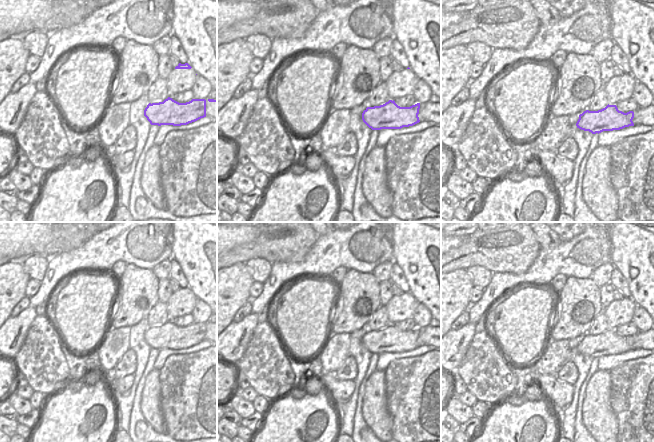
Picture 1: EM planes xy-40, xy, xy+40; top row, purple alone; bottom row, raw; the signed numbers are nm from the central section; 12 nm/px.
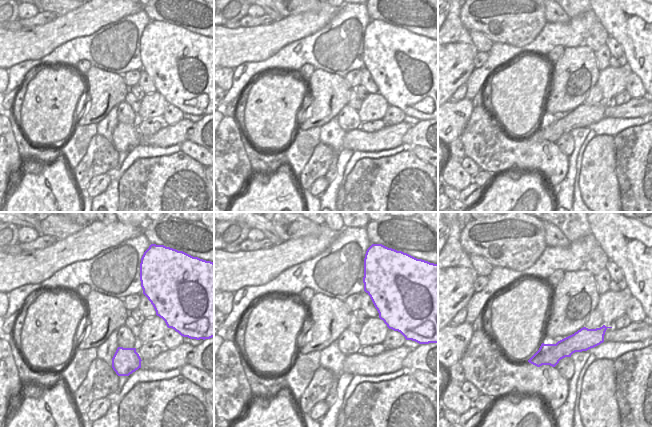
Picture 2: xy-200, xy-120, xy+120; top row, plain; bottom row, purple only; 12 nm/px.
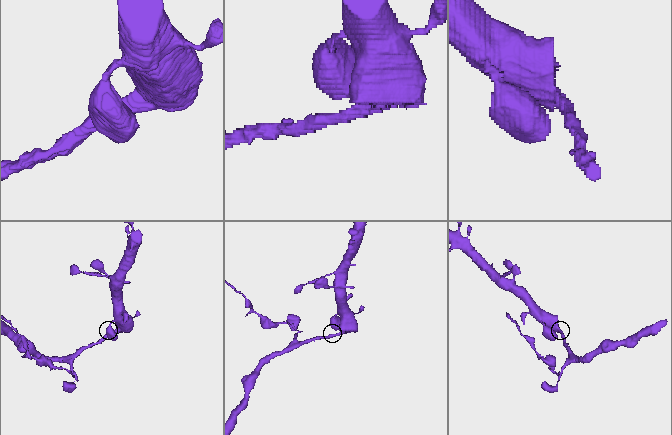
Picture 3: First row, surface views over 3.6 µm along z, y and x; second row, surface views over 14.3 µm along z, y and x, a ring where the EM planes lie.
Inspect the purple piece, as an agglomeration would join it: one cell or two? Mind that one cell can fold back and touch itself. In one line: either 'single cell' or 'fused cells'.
fused cells

